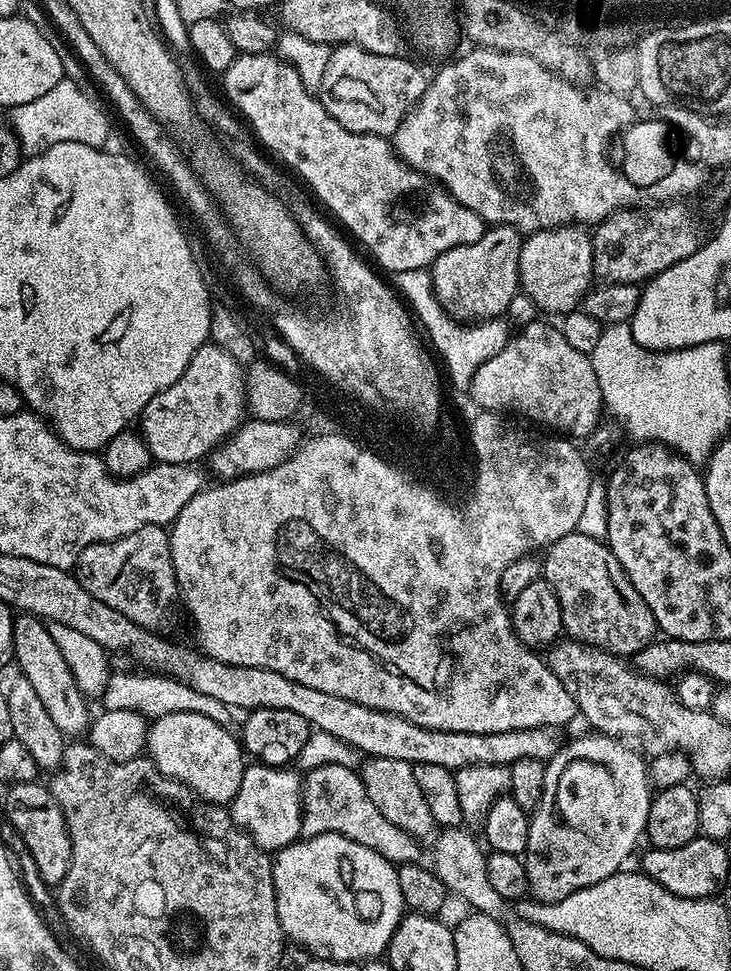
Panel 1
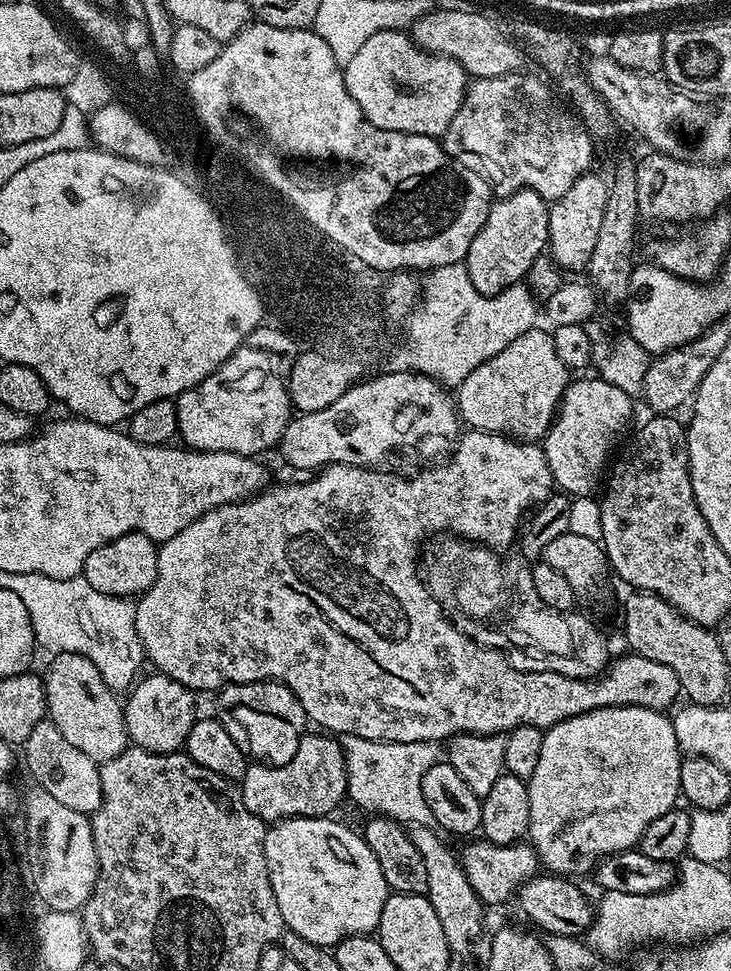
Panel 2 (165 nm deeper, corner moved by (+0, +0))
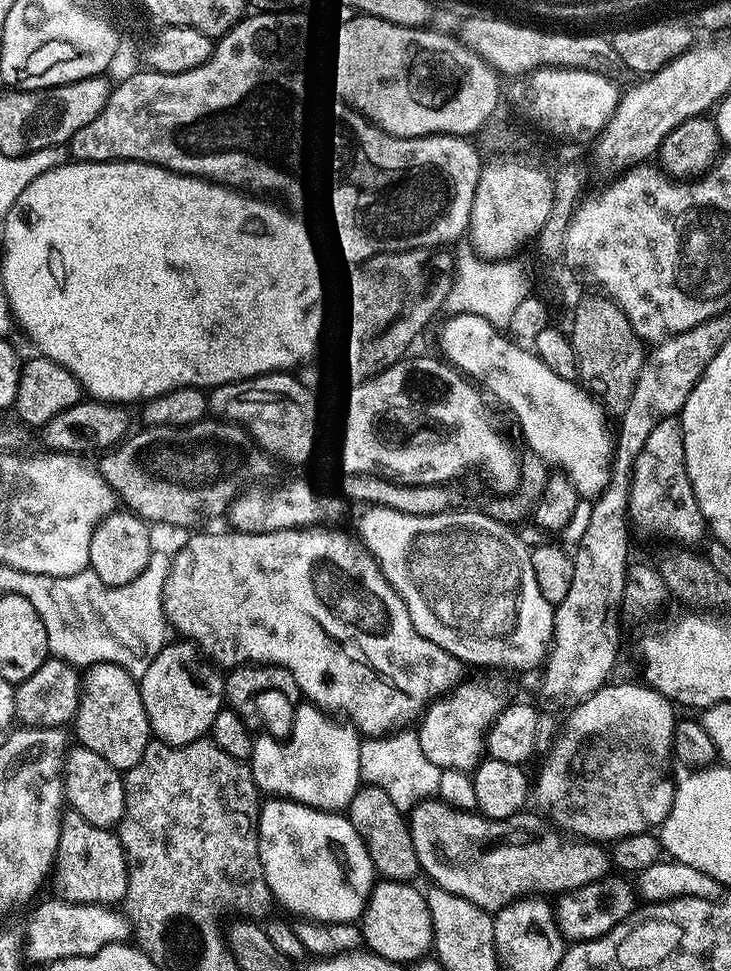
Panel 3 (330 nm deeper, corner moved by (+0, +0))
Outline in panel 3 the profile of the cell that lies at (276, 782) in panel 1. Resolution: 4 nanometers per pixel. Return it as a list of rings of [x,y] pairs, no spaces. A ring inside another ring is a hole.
[[[302,702],[296,707],[292,733],[287,738],[260,734],[253,739],[252,777],[261,793],[269,797],[293,800],[319,812],[343,813],[362,785],[361,743],[362,736],[355,724],[329,714],[315,704]]]

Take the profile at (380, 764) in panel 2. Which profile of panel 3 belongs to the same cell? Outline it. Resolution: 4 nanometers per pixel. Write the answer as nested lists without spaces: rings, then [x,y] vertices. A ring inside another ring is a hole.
[[[410,728],[386,736],[369,737],[360,746],[360,776],[371,786],[378,786],[392,798],[400,811],[411,811],[423,799],[437,793],[442,770],[434,766],[422,751],[419,733]]]

